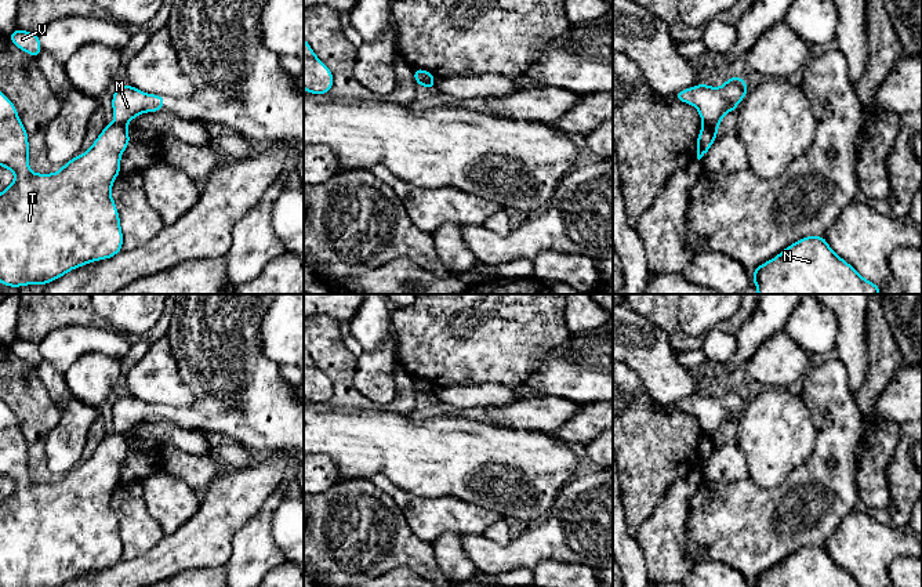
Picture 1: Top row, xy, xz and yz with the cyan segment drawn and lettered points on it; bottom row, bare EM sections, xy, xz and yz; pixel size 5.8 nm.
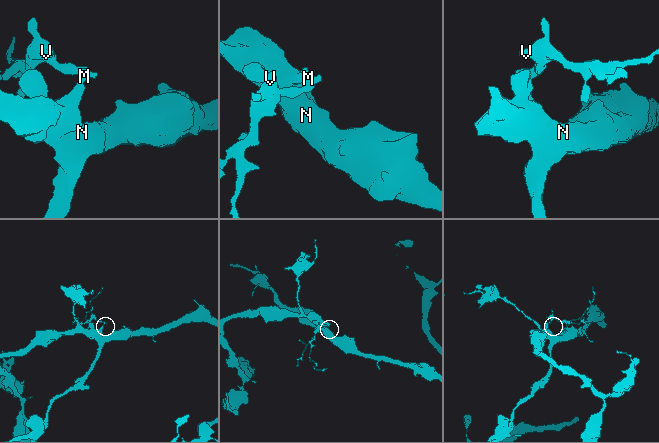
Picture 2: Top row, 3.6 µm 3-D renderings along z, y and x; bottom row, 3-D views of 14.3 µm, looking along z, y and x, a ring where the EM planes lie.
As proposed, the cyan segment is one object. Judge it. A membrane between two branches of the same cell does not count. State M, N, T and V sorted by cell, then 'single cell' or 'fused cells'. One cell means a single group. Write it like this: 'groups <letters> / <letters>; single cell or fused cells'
groups M V / N T; fused cells

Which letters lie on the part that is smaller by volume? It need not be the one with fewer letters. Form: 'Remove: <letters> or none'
Remove: M, V

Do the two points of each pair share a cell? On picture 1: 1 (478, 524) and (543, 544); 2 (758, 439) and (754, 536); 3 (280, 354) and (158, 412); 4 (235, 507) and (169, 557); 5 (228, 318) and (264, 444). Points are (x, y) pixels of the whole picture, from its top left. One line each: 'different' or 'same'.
1: different
2: different
3: different
4: same
5: same

